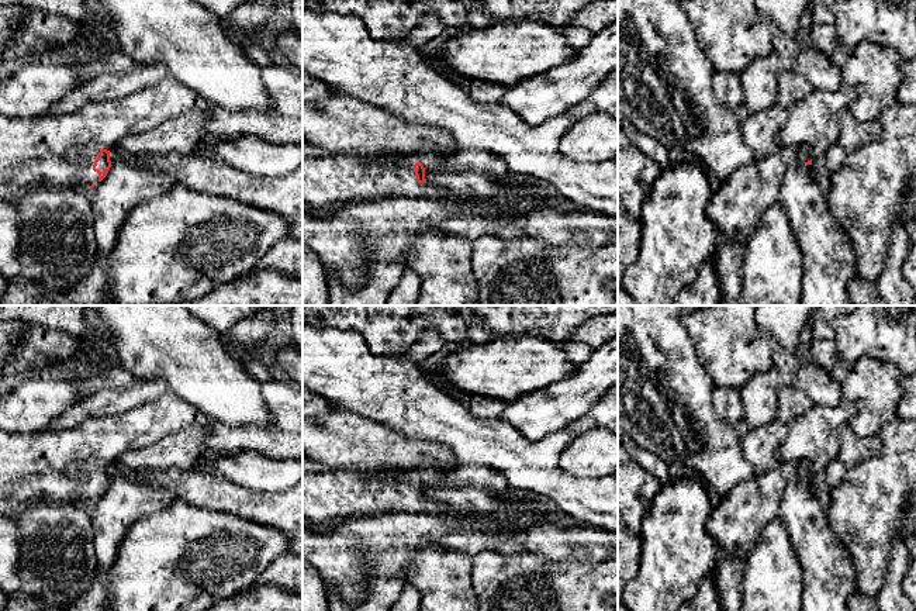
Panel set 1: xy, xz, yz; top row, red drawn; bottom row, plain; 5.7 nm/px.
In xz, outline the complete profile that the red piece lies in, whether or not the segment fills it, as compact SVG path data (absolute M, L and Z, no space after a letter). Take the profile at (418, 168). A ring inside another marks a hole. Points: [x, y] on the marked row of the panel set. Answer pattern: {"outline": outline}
{"outline": "M303 139L303 201L312 207L346 206L360 200L377 200L384 197L425 199L431 201L453 201L477 208L480 214L505 220L511 215L525 214L547 206L560 197L552 190L543 190L535 184L526 184L518 191L505 193L501 201L504 208L498 208L494 200L460 199L439 189L425 179L425 168L411 152L387 152L377 155L332 153L318 145Z"}

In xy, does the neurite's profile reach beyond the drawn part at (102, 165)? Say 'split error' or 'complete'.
split error

